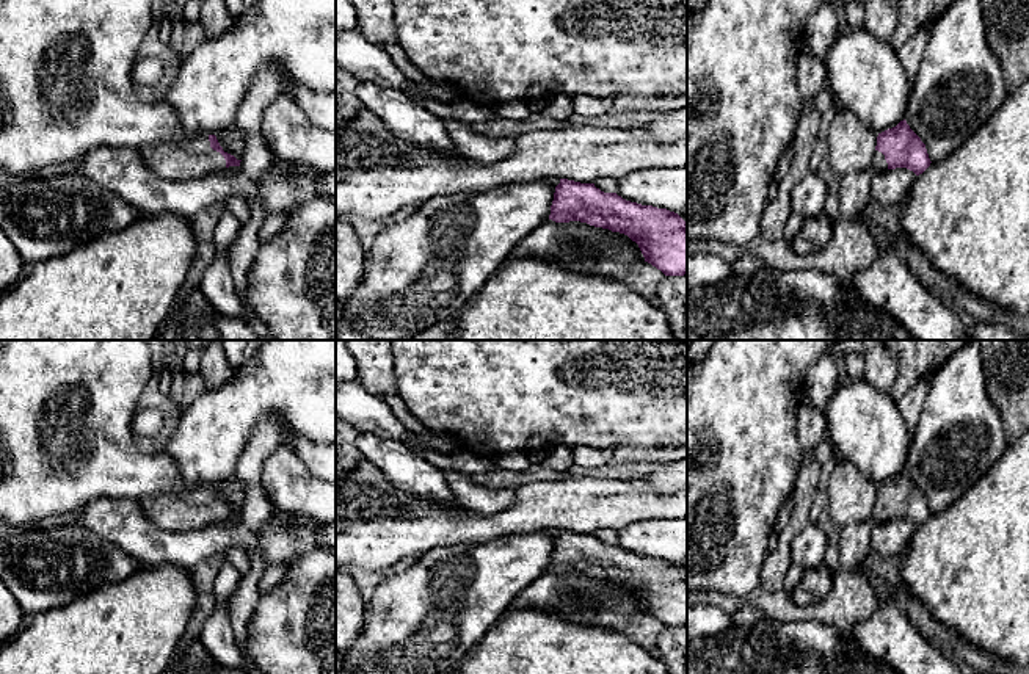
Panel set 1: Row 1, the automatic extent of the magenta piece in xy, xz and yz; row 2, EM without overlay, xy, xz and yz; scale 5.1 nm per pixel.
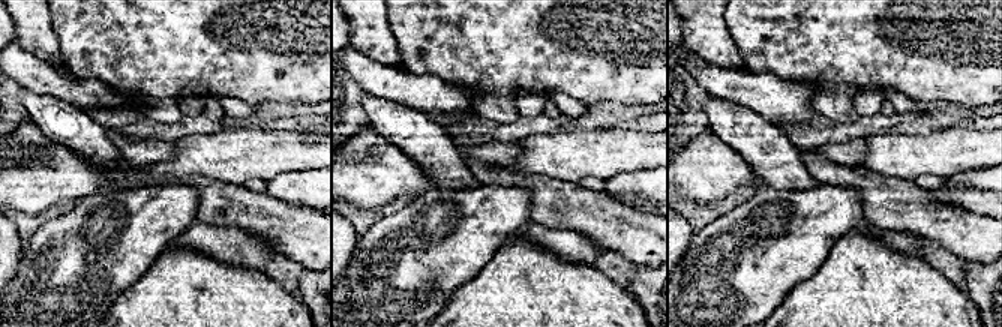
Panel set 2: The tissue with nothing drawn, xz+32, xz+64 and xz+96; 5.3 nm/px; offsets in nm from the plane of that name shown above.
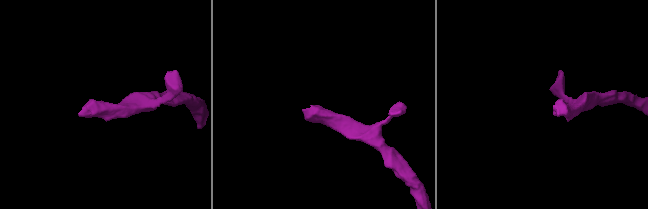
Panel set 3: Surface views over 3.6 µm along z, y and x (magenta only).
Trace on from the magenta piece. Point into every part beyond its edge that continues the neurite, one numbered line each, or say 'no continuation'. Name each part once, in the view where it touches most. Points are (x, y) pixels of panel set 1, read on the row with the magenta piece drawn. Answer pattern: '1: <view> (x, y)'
1: xy (193, 159)

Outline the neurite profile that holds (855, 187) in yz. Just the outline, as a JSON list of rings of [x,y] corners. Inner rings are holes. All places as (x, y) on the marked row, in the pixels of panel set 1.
[[[869,168],[841,176],[839,199],[842,219],[860,216],[872,202],[871,183],[874,174],[875,171]]]

